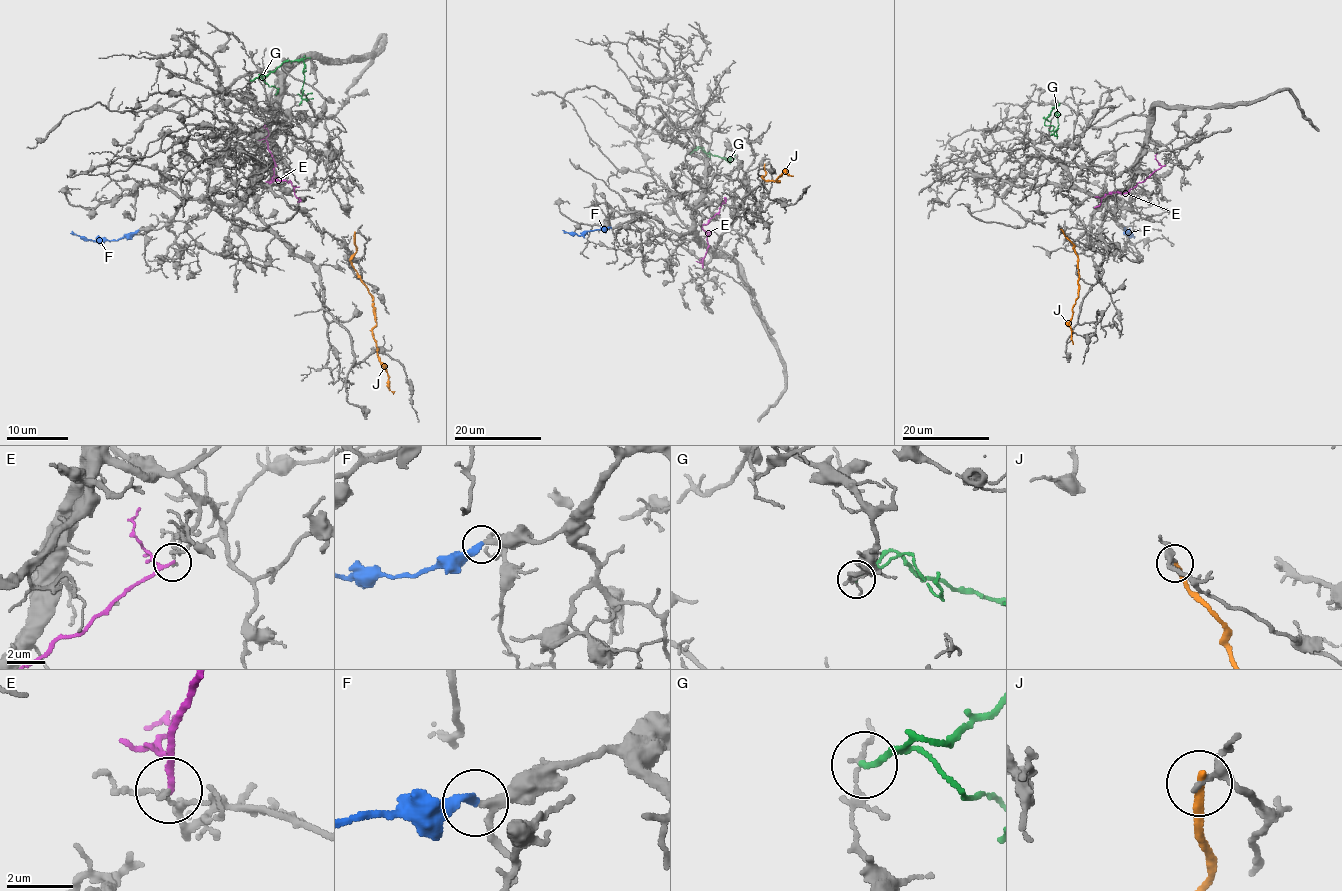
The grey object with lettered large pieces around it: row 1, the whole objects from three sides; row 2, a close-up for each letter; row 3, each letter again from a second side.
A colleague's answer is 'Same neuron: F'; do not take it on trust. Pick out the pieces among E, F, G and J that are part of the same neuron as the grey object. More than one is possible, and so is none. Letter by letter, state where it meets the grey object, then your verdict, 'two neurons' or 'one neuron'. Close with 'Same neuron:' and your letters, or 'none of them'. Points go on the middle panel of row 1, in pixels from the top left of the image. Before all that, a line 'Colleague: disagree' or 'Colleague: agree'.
Colleague: agree
E: (702, 267) | two neurons
F: (611, 228) | one neuron
G: (690, 153) | two neurons
J: (764, 165) | two neurons
Same neuron: F

